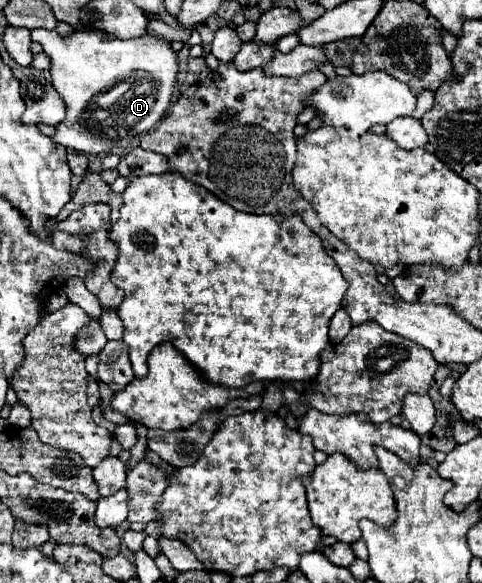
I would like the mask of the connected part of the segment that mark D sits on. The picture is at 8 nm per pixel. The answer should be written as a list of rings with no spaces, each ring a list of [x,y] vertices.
[[[36,28],[32,30],[32,40],[40,42],[44,54],[50,58],[52,86],[58,90],[58,96],[66,106],[66,118],[56,126],[52,136],[56,144],[82,154],[102,154],[112,148],[128,146],[132,140],[130,134],[136,136],[140,132],[150,132],[166,114],[176,84],[178,56],[172,50],[172,42],[152,30],[144,30],[142,36],[130,40],[104,40],[102,32],[74,30],[68,36],[60,36],[56,30]]]

